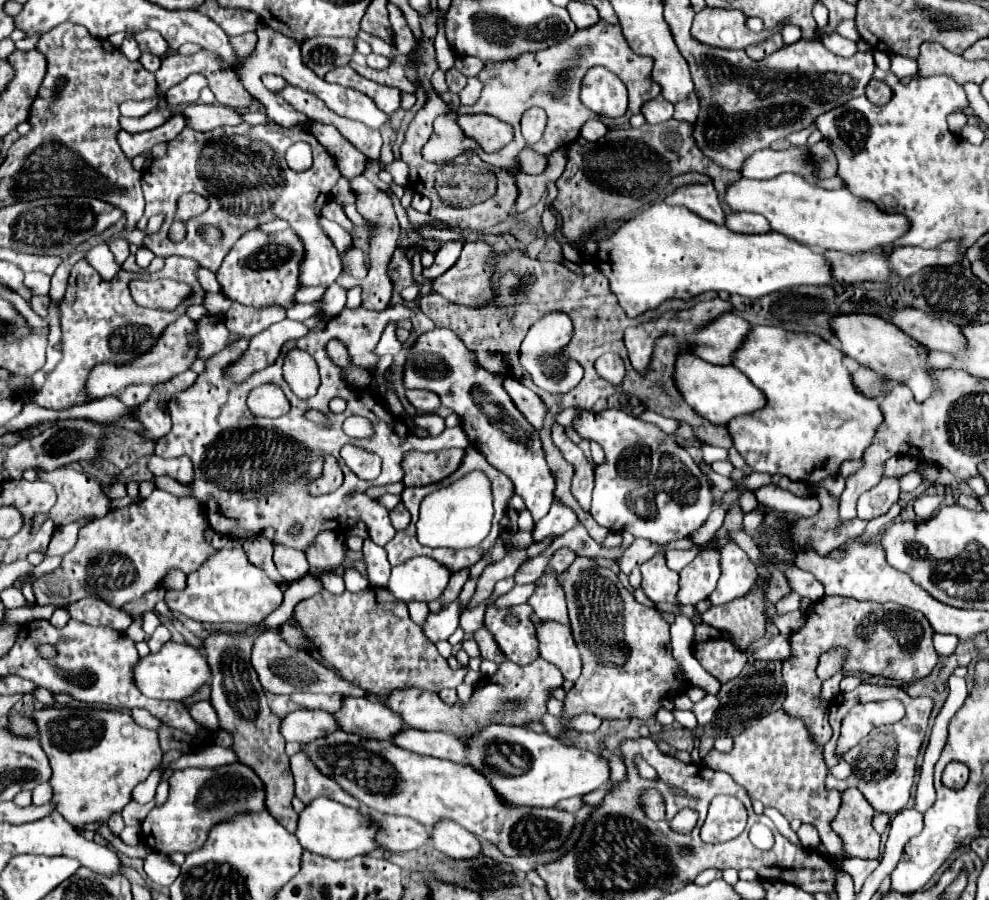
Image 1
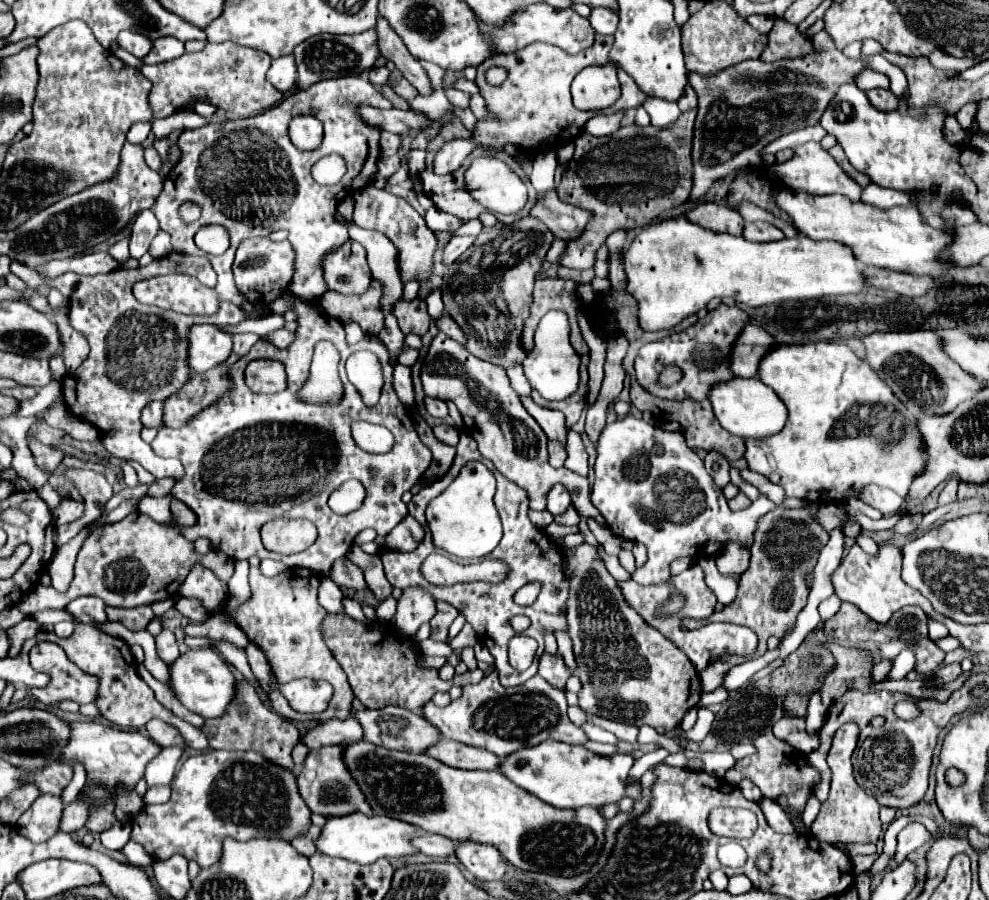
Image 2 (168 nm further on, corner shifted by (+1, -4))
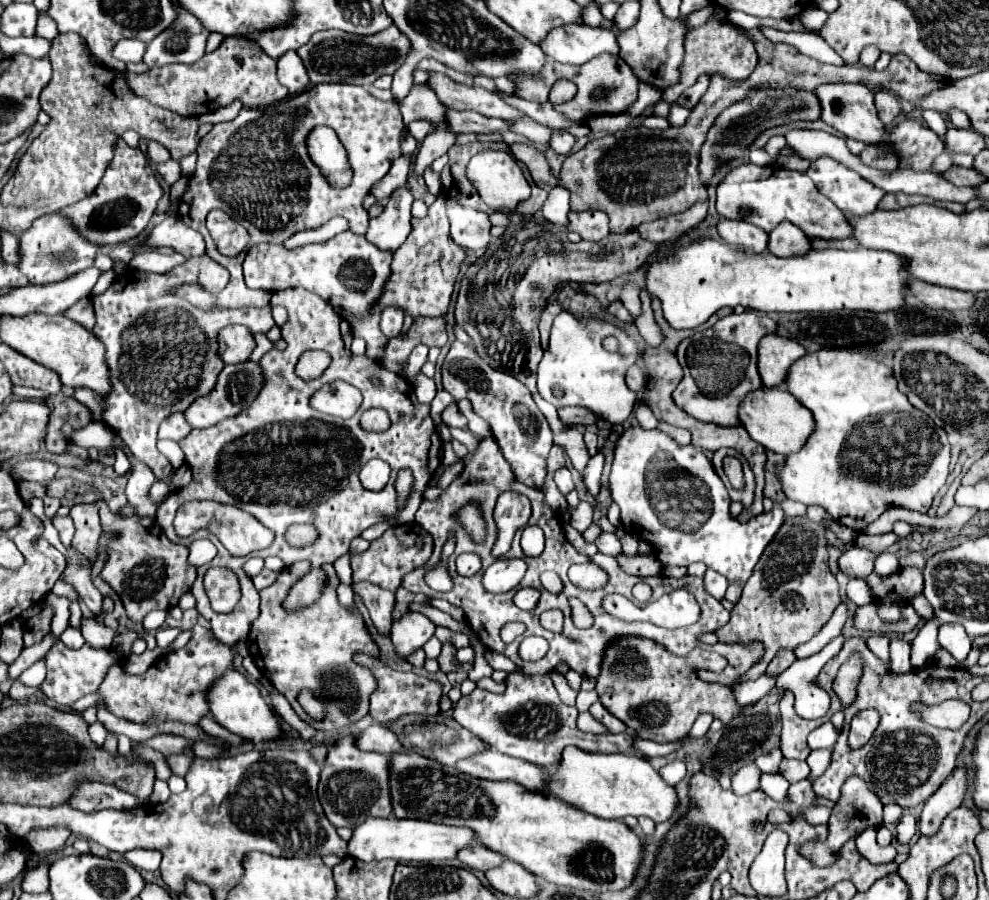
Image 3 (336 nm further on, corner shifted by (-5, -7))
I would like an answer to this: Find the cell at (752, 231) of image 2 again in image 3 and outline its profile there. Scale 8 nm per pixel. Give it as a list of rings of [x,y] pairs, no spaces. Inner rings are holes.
[[[780,223],[774,231],[770,231],[768,251],[778,257],[788,257],[796,253],[806,253],[810,249],[808,237],[798,231],[792,223]]]

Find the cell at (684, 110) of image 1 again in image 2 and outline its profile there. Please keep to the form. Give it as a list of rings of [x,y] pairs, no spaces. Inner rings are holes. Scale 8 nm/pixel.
[[[688,84],[686,88],[684,88],[684,94],[678,98],[678,106],[680,106],[680,110],[682,112],[688,112],[690,108],[694,108],[698,104],[698,98],[696,98],[696,92],[694,92],[694,88]]]

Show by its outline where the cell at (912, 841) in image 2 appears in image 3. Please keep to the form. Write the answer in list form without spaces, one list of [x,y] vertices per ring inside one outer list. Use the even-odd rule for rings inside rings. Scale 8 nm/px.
[[[958,769],[954,771],[954,777],[950,777],[924,805],[924,811],[918,821],[918,831],[922,837],[926,835],[936,835],[938,827],[942,825],[944,817],[960,807],[962,795],[966,789],[966,771]]]

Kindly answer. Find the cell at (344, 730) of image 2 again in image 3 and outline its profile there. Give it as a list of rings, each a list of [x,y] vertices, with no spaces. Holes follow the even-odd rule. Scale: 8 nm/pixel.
[[[372,725],[372,727],[364,729],[356,737],[354,743],[362,751],[376,751],[376,753],[396,753],[396,751],[404,751],[402,745],[396,741],[394,733],[390,729],[386,729],[384,725]]]

